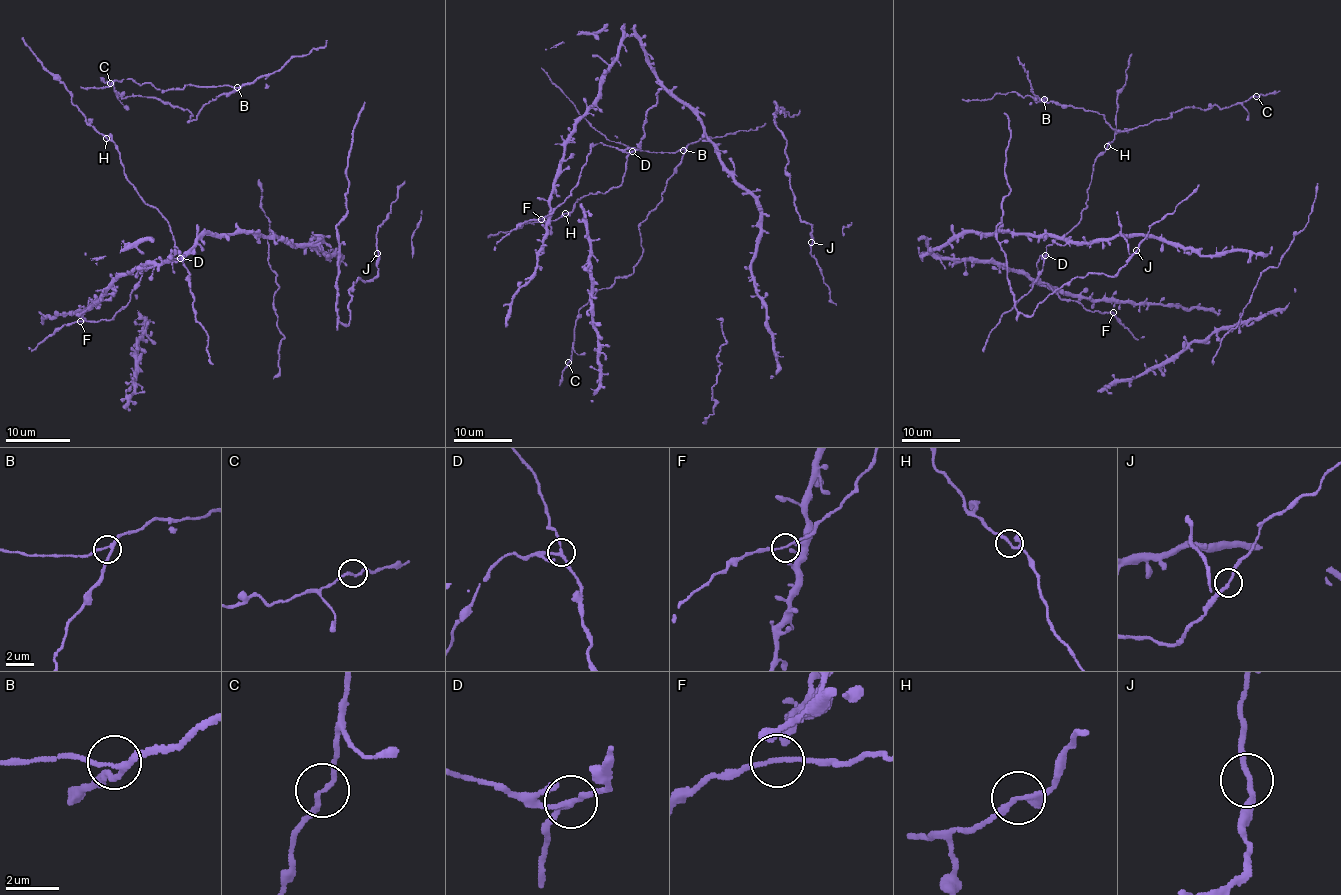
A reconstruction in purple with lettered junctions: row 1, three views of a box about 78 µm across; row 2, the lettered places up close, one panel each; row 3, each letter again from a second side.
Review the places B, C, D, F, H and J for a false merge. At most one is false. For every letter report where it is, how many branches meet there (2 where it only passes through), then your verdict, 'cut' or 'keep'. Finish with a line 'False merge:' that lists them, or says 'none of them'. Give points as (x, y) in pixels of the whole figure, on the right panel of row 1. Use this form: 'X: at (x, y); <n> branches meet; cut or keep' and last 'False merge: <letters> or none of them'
B: at (1044, 99); 3 branches meet; keep
C: at (1256, 96); 2 branches meet; keep
D: at (1045, 255); 3 branches meet; keep
F: at (1113, 312); 3 branches meet; keep
H: at (1107, 146); 3 branches meet; keep
J: at (1136, 250); 2 branches meet; keep
False merge: none of them

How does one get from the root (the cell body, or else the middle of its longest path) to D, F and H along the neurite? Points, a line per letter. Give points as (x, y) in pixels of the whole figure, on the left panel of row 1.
D: (300, 243), (248, 232), (205, 234), (182, 255), (122, 274), (82, 321), (111, 319), (154, 259), (180, 258)
F: (300, 243), (248, 232), (205, 234), (182, 255), (174, 253), (161, 264), (137, 266), (122, 274), (80, 321)
H: (300, 243), (205, 234), (122, 274), (82, 321), (111, 319), (154, 259), (179, 256), (106, 138)

